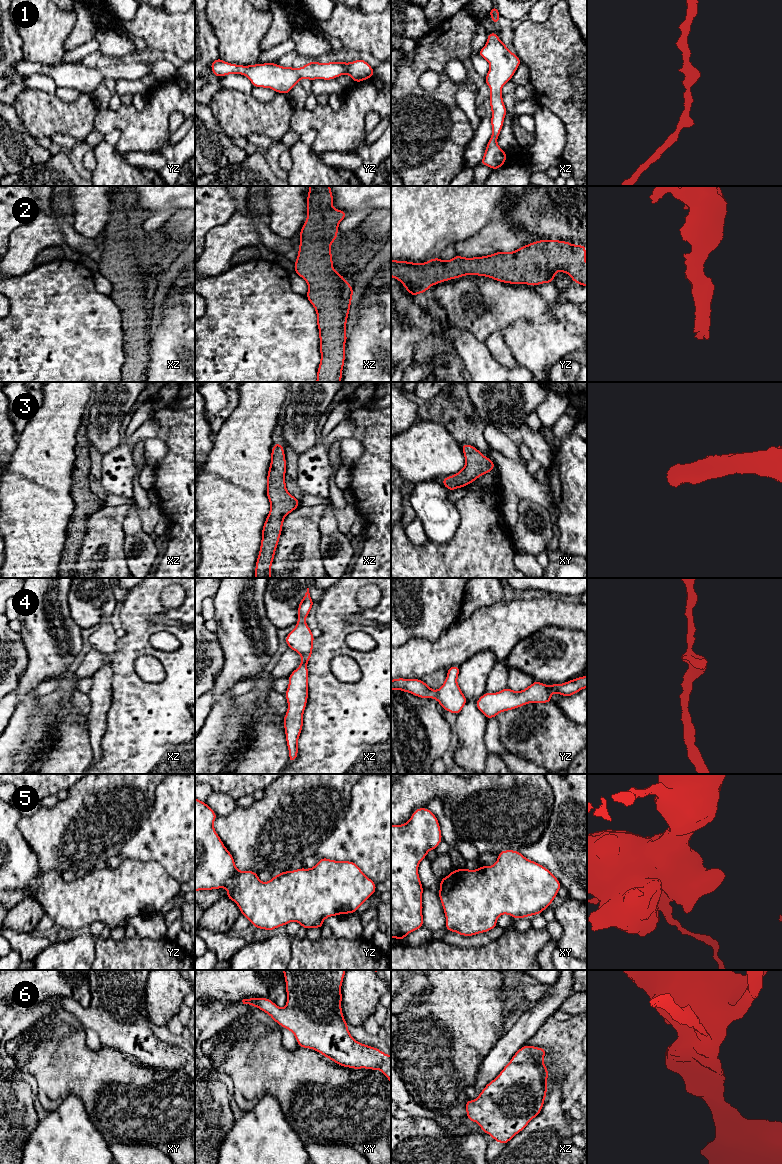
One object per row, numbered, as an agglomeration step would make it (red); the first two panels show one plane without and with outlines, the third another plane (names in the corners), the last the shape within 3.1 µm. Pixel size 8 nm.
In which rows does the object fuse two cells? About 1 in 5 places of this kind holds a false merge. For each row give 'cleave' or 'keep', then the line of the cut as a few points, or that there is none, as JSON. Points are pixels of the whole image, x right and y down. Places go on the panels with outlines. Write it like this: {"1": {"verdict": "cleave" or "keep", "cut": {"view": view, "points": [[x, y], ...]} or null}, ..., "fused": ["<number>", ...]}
{"1": {"verdict": "keep", "cut": null}, "2": {"verdict": "keep", "cut": null}, "3": {"verdict": "keep", "cut": null}, "4": {"verdict": "keep", "cut": null}, "5": {"verdict": "keep", "cut": null}, "6": {"verdict": "keep", "cut": null}, "fused": []}

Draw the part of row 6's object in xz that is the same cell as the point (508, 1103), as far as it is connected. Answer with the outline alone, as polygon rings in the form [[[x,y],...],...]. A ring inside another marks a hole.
[[[527,1044],[521,1047],[499,1075],[484,1087],[478,1098],[466,1102],[467,1119],[478,1123],[484,1133],[501,1144],[507,1144],[524,1130],[529,1122],[541,1113],[544,1105],[546,1081],[550,1075],[542,1059],[546,1057],[545,1054],[545,1048]]]

